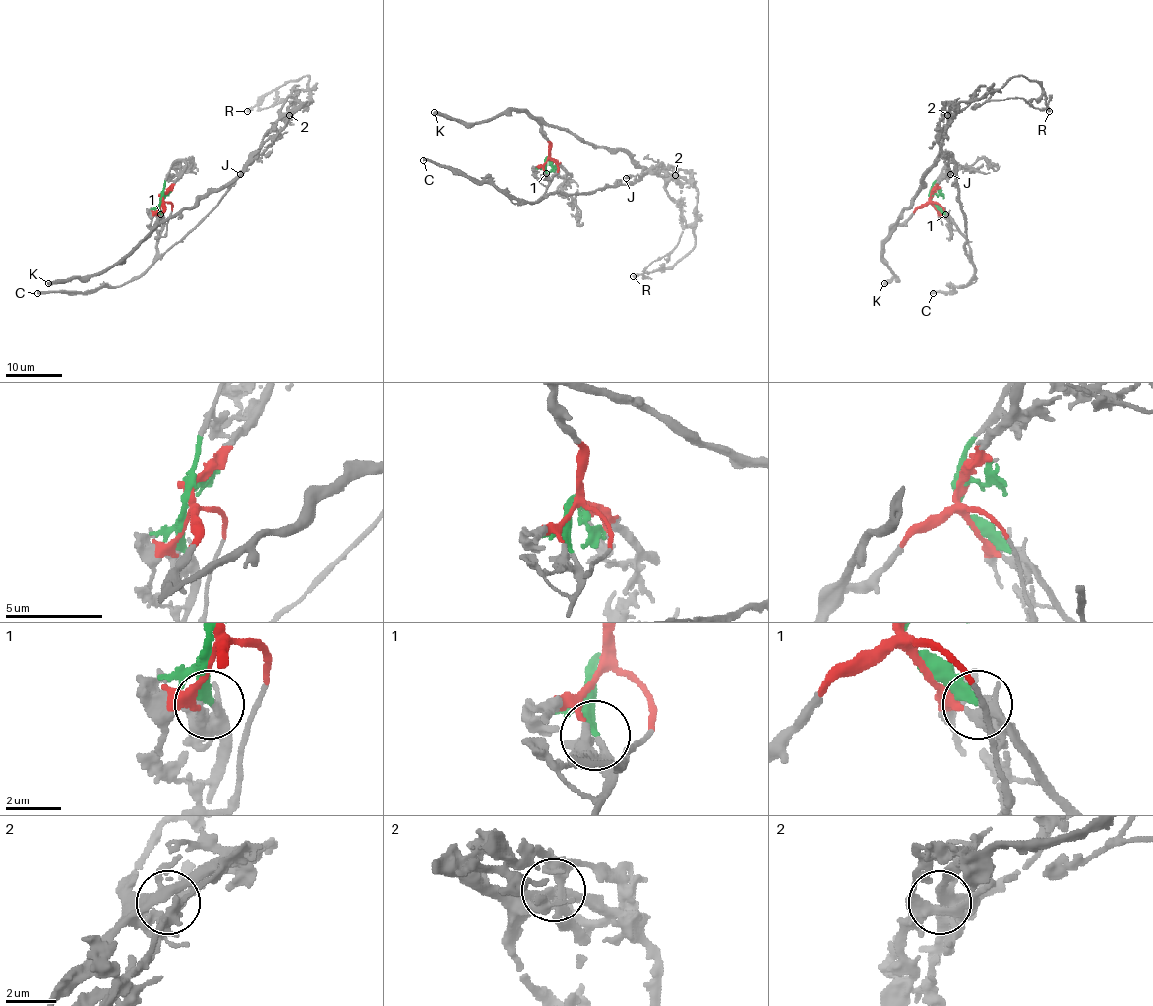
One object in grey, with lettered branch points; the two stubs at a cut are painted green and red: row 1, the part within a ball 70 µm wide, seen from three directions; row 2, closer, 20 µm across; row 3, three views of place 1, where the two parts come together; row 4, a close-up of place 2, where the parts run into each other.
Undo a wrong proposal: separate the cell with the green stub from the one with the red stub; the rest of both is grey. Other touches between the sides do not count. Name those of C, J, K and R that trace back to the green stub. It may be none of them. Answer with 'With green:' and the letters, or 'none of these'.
With green: C

